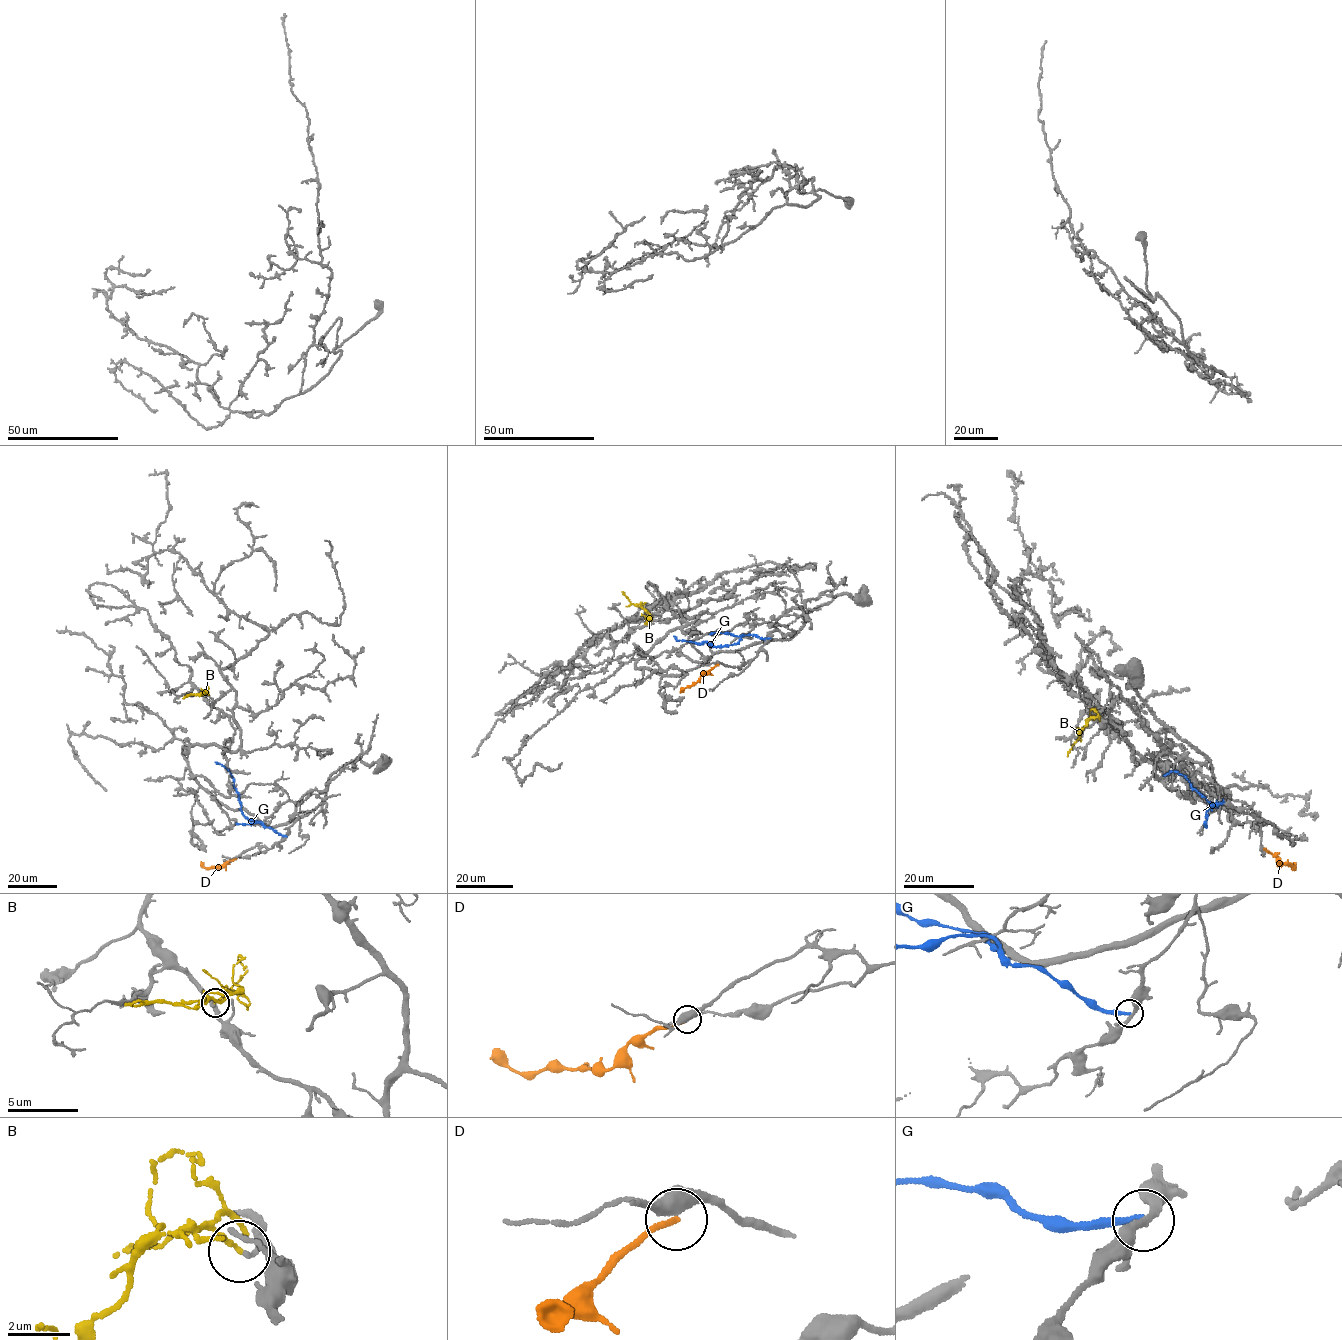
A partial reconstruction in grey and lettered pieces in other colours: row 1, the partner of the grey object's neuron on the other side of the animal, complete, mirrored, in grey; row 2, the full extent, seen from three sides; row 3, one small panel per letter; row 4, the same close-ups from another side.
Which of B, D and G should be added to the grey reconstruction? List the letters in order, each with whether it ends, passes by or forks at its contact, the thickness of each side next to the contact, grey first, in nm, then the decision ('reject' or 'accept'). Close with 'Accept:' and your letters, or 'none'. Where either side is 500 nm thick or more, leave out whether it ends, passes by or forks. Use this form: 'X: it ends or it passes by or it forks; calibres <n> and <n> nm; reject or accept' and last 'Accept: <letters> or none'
B: it ends; calibres 130 and 130 nm; reject
D: it ends; calibres 460 and 180 nm; reject
G: it ends; calibres 240 and 240 nm; reject
Accept: none

